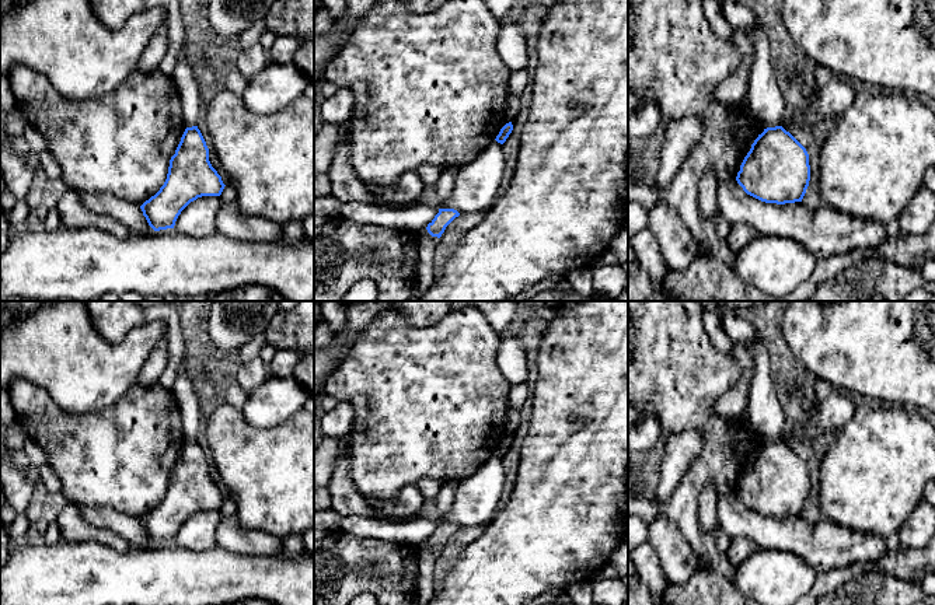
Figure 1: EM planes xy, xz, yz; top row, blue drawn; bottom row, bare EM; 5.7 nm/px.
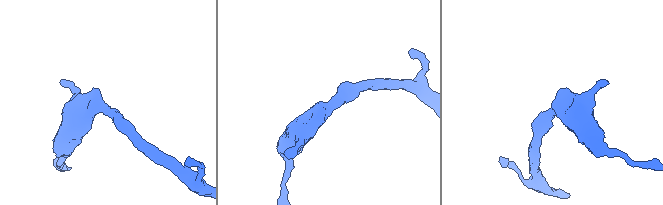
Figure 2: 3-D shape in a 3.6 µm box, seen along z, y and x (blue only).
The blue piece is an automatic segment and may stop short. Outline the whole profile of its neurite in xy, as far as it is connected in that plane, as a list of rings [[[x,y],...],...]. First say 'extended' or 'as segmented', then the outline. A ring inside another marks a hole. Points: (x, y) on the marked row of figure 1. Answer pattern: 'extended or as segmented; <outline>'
as segmented; [[[198,126],[186,127],[160,190],[140,209],[154,231],[174,228],[181,211],[202,196],[220,196],[224,183],[209,161],[209,148]]]

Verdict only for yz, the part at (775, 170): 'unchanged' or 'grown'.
unchanged

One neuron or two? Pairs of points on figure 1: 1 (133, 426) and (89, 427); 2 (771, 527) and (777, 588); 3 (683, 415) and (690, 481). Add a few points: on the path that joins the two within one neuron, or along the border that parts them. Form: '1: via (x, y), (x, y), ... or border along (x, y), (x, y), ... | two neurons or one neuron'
1: via (122, 427), (100, 427) | one neuron
2: border along (759, 548), (789, 551), (805, 562) | two neurons
3: via (701, 426), (710, 434), (708, 462) | one neuron

